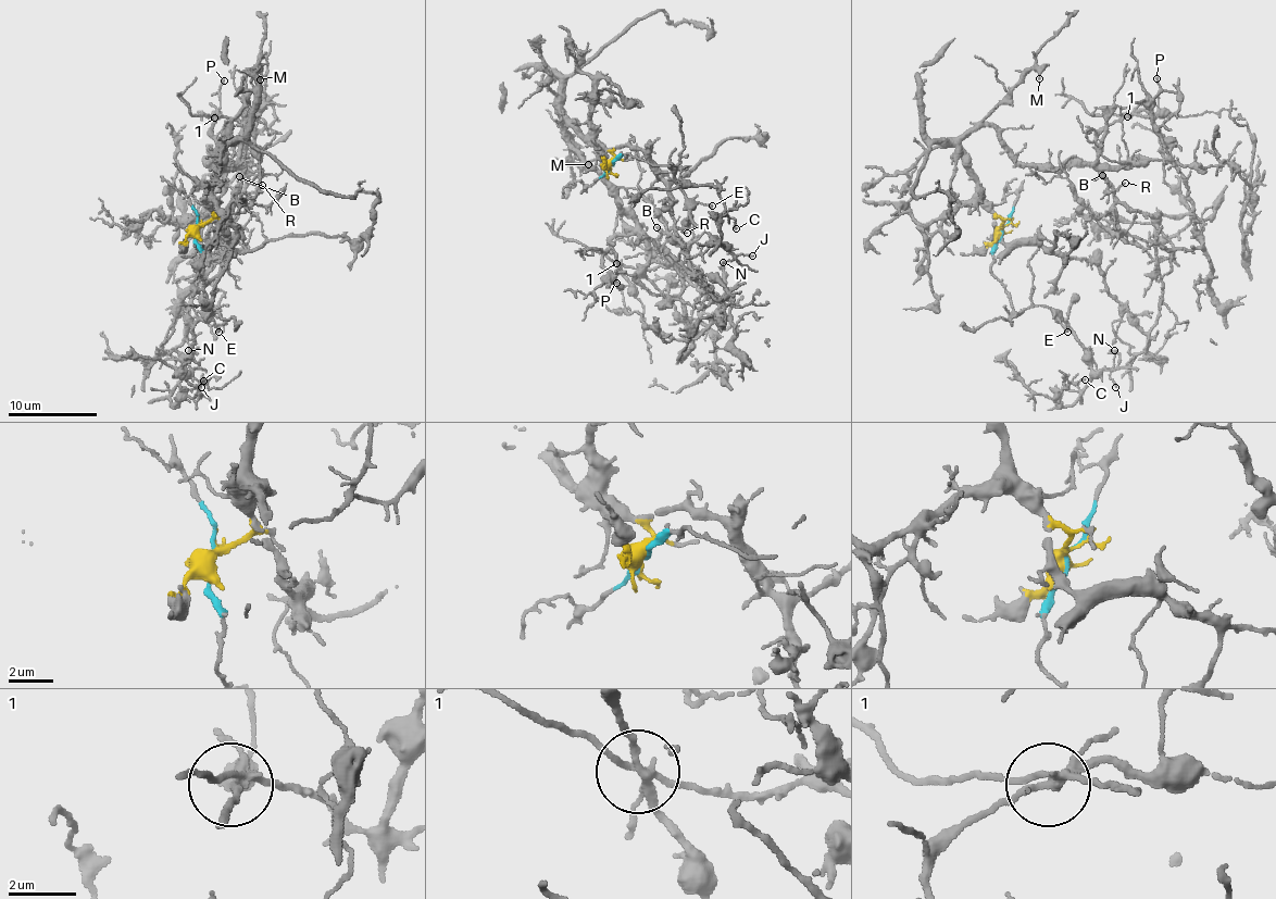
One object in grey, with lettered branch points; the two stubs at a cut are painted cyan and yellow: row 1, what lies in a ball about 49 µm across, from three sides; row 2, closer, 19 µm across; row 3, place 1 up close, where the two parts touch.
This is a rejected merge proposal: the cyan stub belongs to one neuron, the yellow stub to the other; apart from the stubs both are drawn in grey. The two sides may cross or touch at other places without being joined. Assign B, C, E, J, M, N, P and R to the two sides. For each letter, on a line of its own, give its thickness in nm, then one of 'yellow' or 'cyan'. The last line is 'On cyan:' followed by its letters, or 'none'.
B: calibre 130 nm; yellow
C: calibre 100 nm; cyan
E: calibre 200 nm; cyan
J: calibre 100 nm; cyan
M: calibre 120 nm; yellow
N: calibre 100 nm; cyan
P: calibre 150 nm; yellow
R: calibre 100 nm; yellow
On cyan: C, E, J, N

